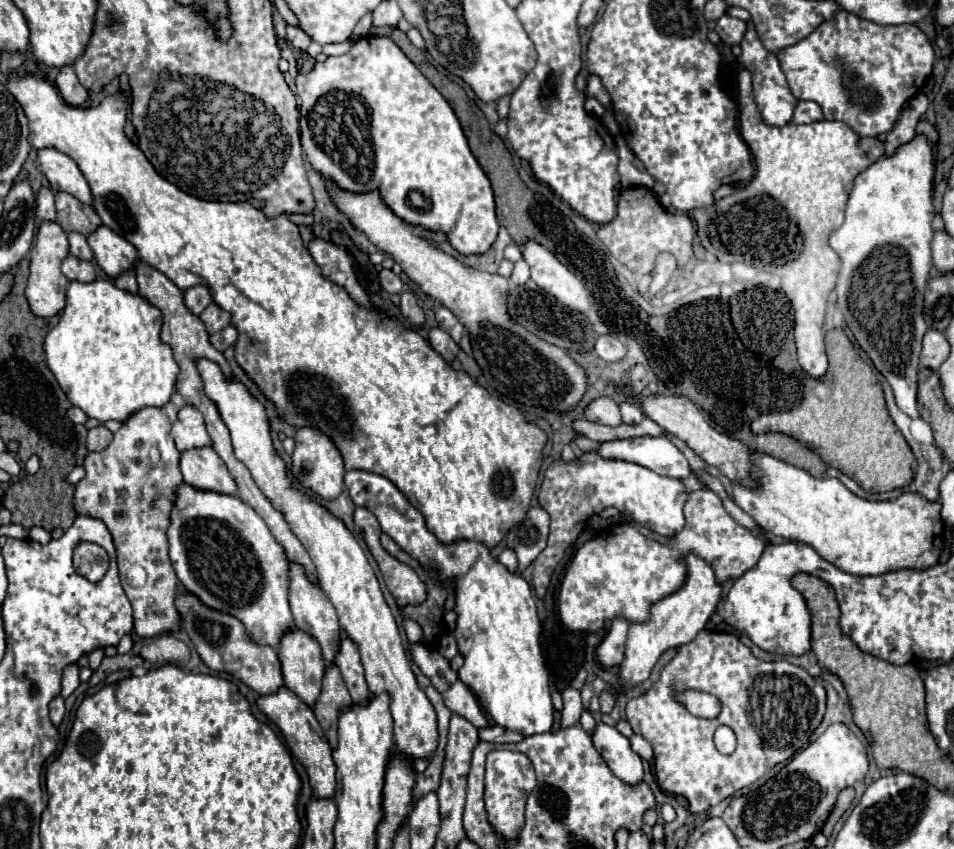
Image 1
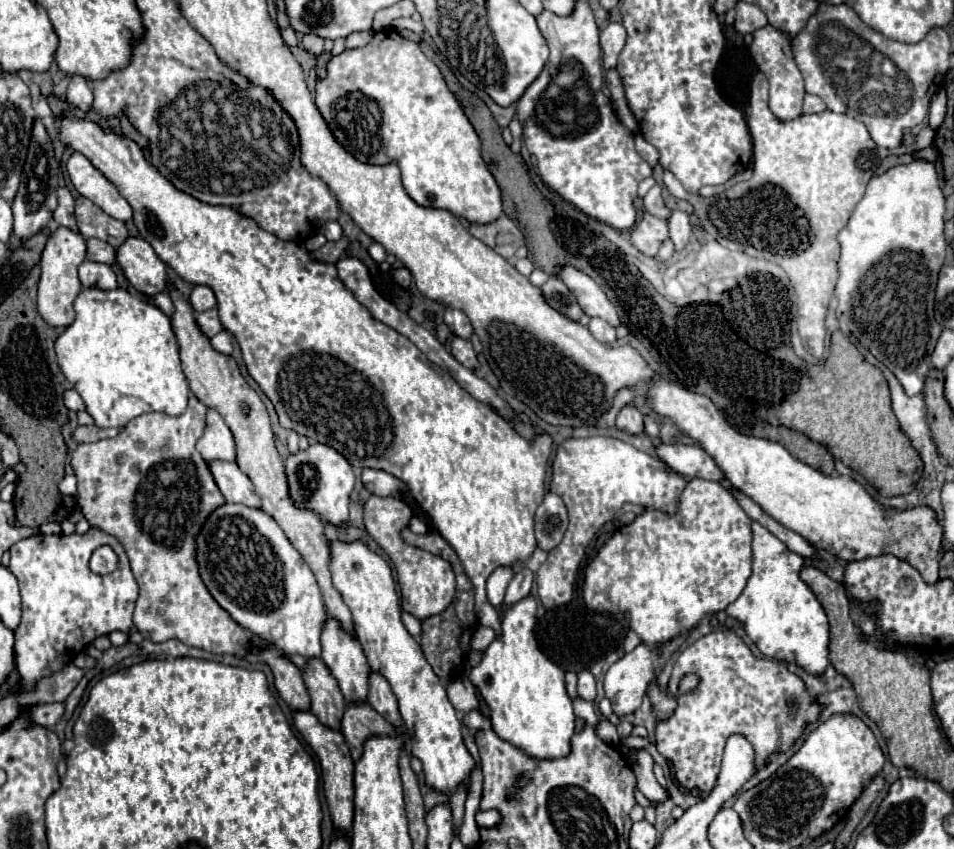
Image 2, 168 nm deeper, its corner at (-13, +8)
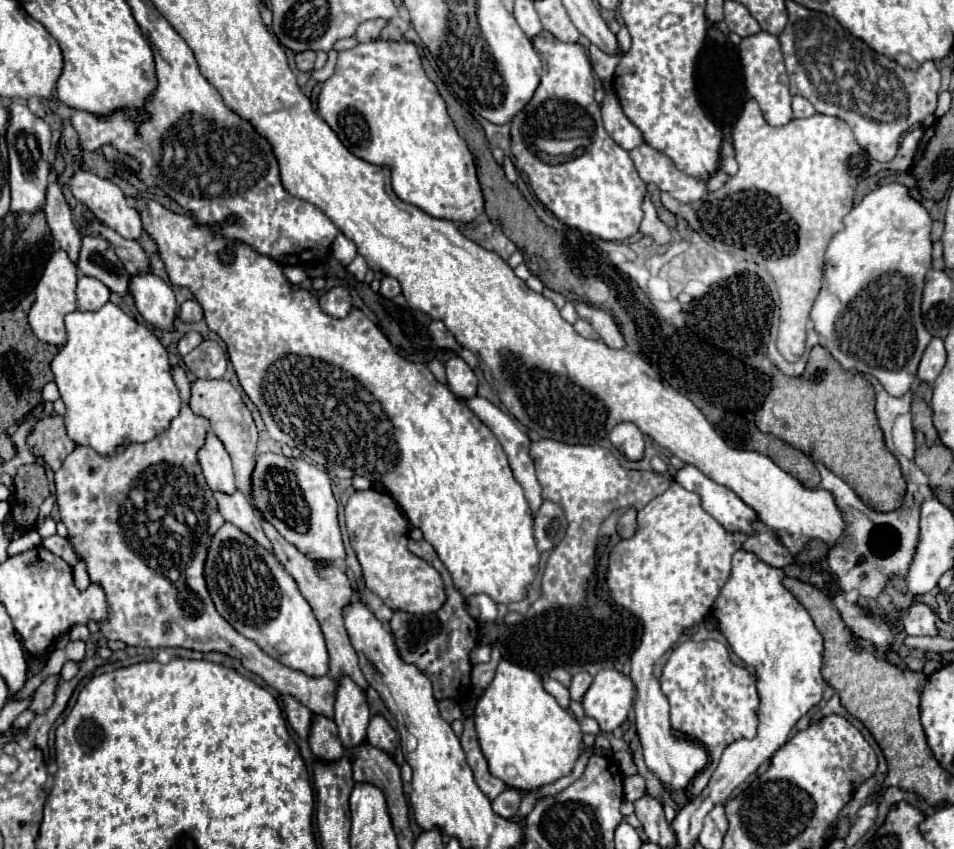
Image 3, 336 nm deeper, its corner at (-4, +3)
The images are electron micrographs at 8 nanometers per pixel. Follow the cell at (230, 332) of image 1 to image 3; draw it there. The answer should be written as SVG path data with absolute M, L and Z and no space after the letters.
M204 340L200 346L196 346L190 354L184 356L186 370L190 370L196 378L204 380L222 378L226 372L226 364L228 358L214 340Z

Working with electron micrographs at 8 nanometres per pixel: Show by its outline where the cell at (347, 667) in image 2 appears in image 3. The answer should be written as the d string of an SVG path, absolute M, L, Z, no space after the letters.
M342 678L338 684L334 722L338 726L340 742L346 750L352 750L352 746L366 742L366 728L370 718L372 716L368 710L366 694L350 678Z

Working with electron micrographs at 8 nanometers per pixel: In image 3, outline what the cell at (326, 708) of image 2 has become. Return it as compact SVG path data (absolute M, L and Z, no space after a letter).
M314 716L308 742L314 752L314 758L320 762L336 762L344 756L336 724L334 720L328 720L324 716Z

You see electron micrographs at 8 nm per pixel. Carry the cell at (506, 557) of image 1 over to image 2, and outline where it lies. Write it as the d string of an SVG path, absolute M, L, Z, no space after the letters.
M501 565L489 575L489 579L487 579L487 597L489 597L489 603L493 607L499 607L503 603L505 589L507 589L513 575L515 575L515 571L509 565Z

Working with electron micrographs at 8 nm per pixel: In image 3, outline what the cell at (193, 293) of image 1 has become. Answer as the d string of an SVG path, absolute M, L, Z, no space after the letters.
M186 300L180 306L180 320L182 322L200 322L202 320L202 308L196 300Z

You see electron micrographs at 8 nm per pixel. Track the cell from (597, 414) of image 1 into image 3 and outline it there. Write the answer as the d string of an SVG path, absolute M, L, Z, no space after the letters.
M630 422L618 424L608 438L618 448L618 452L624 454L628 460L638 462L644 458L644 436L634 424Z

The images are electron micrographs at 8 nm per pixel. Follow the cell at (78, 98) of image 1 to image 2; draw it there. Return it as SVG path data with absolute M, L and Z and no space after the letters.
M73 75L69 79L69 87L67 87L67 101L83 111L89 111L93 107L93 91L91 85L85 77L81 75Z

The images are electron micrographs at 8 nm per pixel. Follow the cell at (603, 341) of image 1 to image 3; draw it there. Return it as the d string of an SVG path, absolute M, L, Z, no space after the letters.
M578 318L576 322L574 322L574 330L580 334L580 336L584 336L584 338L590 338L590 340L598 340L598 334L596 334L596 330L588 324L588 322L584 322L582 318Z

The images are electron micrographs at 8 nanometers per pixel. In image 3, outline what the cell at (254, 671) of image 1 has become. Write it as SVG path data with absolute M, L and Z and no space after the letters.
M282 696L282 700L286 706L286 718L288 718L290 726L302 740L306 740L310 724L312 724L312 712L306 706L302 706L300 702L296 702L296 698L292 698L292 696Z

